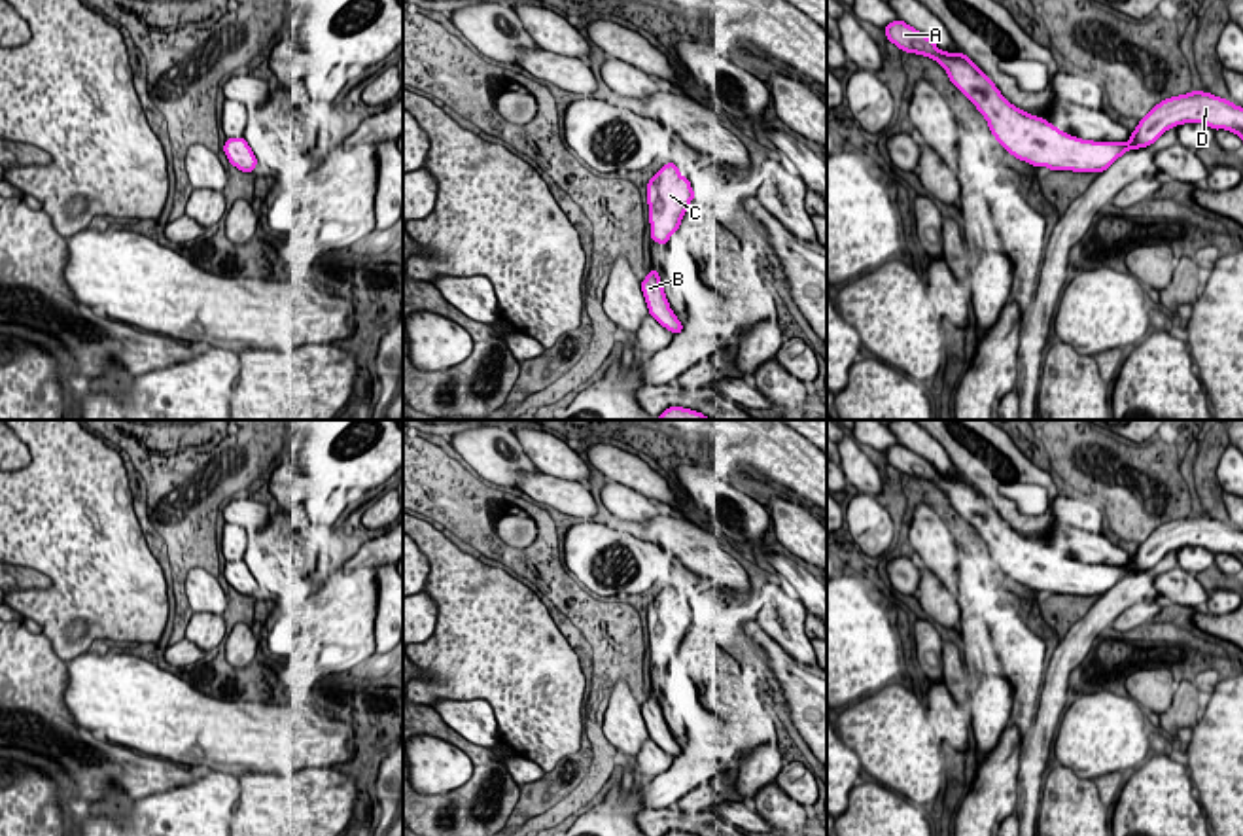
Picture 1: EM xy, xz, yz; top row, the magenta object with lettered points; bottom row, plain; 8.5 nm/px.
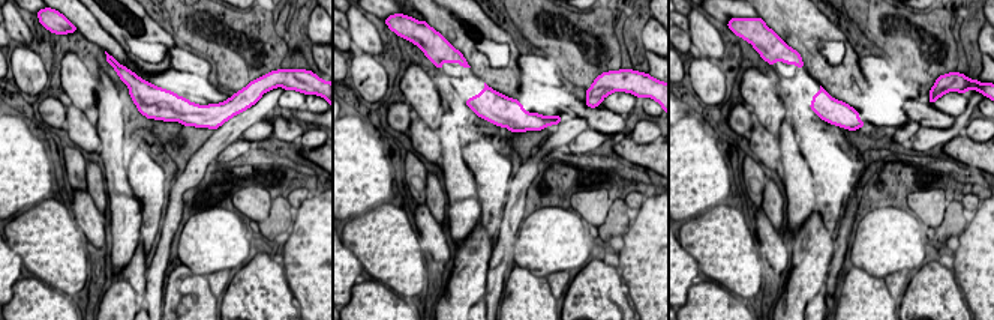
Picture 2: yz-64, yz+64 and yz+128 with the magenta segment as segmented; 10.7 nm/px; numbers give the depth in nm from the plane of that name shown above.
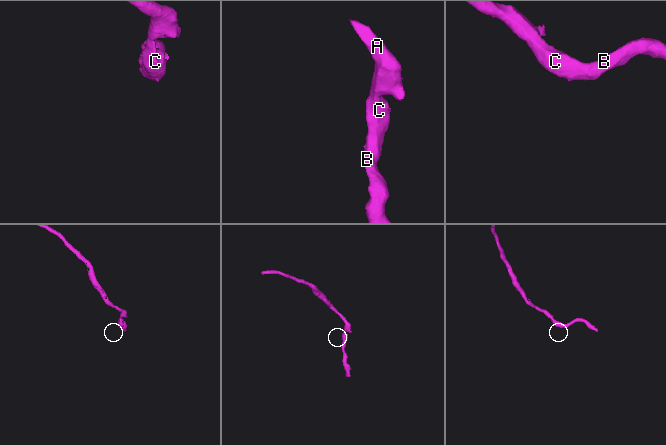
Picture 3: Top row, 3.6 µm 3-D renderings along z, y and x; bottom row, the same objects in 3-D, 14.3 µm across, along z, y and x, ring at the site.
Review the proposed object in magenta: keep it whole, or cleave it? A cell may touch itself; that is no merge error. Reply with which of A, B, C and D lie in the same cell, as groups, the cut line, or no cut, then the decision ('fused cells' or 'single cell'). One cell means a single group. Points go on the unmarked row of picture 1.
groups A B C D; cut none; single cell

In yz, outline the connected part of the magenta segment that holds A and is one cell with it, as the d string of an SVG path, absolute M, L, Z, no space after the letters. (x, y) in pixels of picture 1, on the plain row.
M893 444L885 452L885 460L899 473L908 479L918 477L935 482L946 496L950 505L978 531L986 541L995 564L1016 583L1022 583L1033 590L1048 590L1050 594L1075 594L1075 596L1103 596L1129 571L1147 571L1154 567L1167 552L1182 547L1203 547L1215 554L1226 552L1235 556L1243 564L1243 531L1232 528L1226 522L1209 518L1205 514L1171 520L1156 528L1143 543L1139 543L1137 552L1131 556L1126 567L1122 566L1092 566L1080 564L1071 558L1061 556L1058 550L1050 549L1046 543L1029 539L1024 533L1012 530L993 509L993 505L963 477L940 475L931 462L912 452L904 444Z

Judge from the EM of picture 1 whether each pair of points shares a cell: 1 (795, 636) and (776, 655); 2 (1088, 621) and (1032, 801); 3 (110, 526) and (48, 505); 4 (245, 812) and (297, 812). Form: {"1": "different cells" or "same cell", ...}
{"1": "different cells", "2": "same cell", "3": "same cell", "4": "same cell"}

